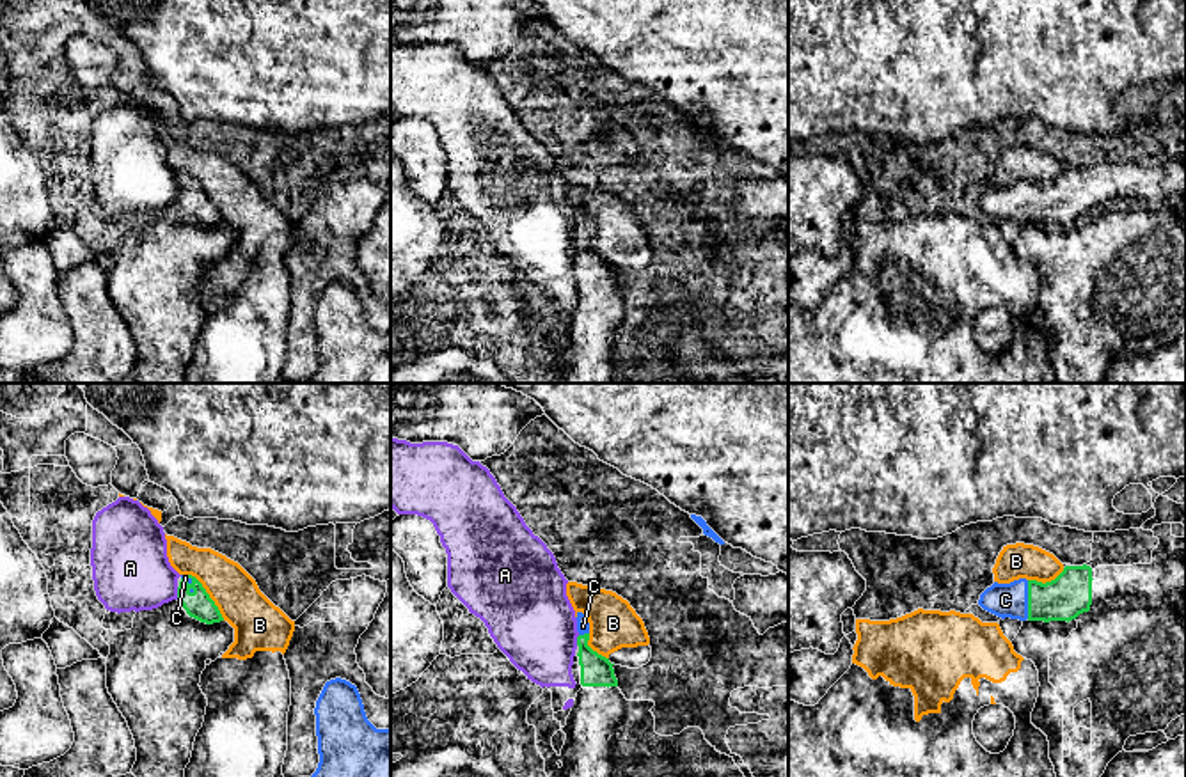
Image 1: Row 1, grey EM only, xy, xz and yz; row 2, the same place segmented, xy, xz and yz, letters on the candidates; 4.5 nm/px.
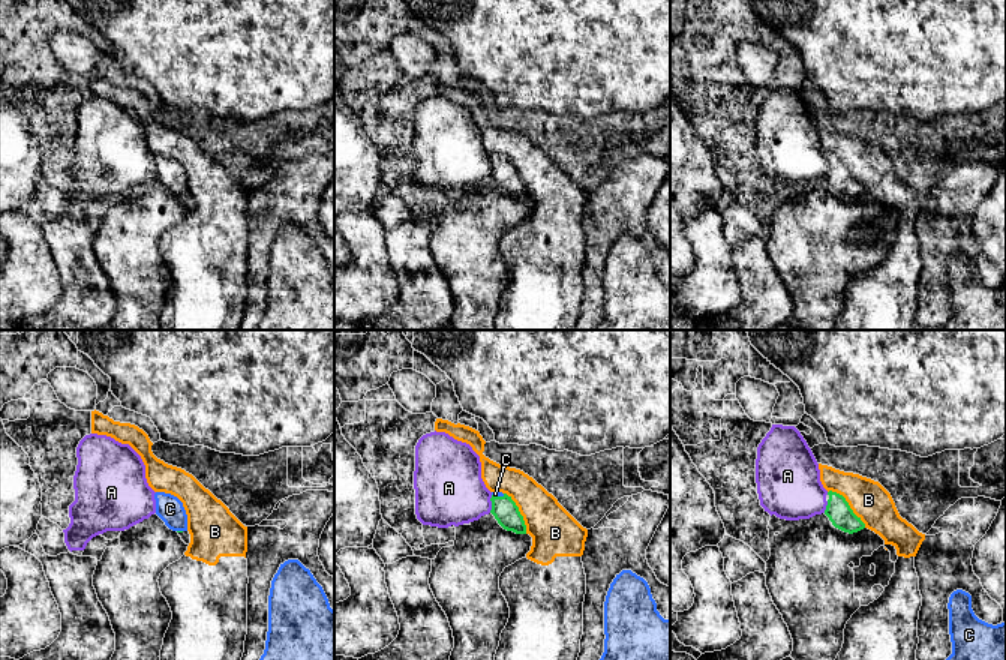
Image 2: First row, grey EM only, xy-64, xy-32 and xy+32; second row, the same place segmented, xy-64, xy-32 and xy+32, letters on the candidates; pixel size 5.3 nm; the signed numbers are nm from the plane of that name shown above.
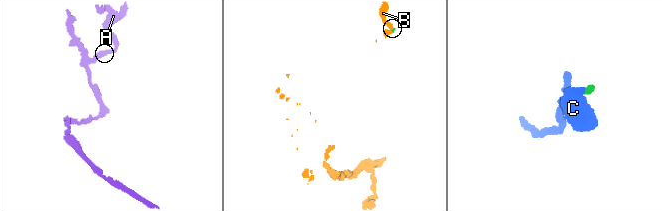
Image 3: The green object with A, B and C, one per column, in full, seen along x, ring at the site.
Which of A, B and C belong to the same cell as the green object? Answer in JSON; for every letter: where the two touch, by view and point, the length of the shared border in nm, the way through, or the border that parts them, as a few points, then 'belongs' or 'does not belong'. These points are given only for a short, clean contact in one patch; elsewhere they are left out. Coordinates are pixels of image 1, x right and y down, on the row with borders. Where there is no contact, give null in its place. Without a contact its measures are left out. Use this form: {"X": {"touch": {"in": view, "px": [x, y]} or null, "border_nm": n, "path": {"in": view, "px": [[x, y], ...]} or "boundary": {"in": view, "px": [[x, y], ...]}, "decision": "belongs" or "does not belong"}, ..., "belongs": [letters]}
{"A": {"touch": {"in": "xy", "px": [178, 593]}, "border_nm": 60, "boundary": {"in": "xy", "px": [[176, 588], [178, 598]]}, "decision": "does not belong"}, "B": {"touch": {"in": "xy", "px": [208, 595]}, "border_nm": 280, "boundary": {"in": "xy", "px": [[187, 573], [201, 584], [224, 620]]}, "decision": "does not belong"}, "C": {"touch": {"in": "yz", "px": [1028, 600]}, "border_nm": 180, "path": {"in": "yz", "px": [[1069, 595], [1060, 600], [1028, 600], [1005, 600]]}, "decision": "belongs"}, "belongs": ["C"]}

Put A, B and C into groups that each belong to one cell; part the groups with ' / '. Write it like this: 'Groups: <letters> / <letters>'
Groups: A / B / C

